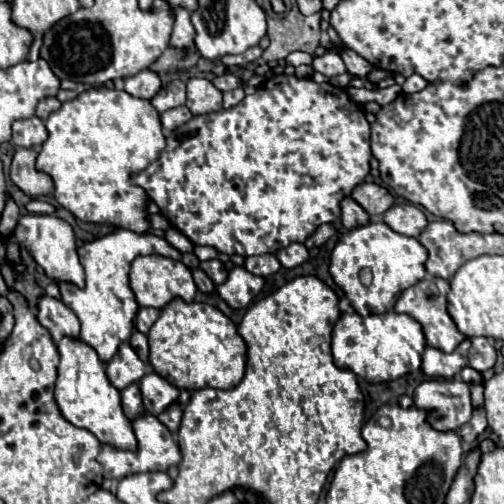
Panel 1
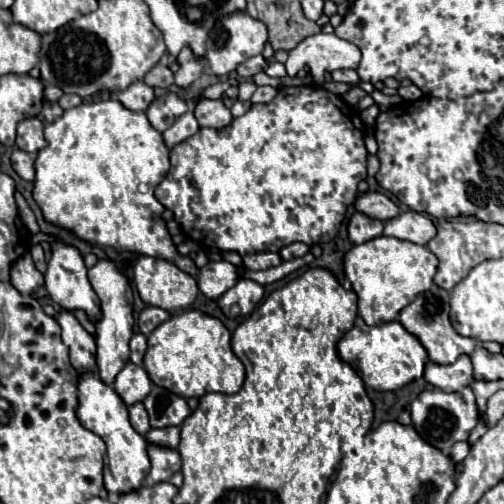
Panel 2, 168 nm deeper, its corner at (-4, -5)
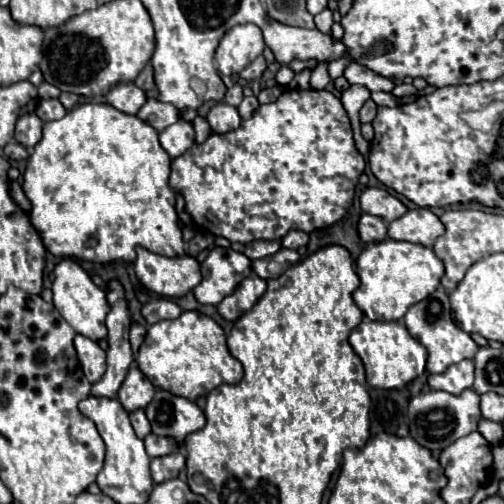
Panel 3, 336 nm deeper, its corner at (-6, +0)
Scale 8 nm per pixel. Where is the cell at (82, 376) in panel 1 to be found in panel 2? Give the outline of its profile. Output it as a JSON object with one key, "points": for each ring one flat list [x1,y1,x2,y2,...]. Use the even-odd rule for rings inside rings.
{"points":[[81,374,81,378,79,378,79,392,77,394,79,394,77,416,79,416,81,424,87,430,95,432,99,438,103,438,103,442,107,444,105,468,103,468,105,490,109,494,119,494,119,496,141,490,143,488,143,480,145,480,145,476,149,472,147,442,129,424,127,406,123,404,123,400,117,396,117,392,111,386,103,384,93,374]]}

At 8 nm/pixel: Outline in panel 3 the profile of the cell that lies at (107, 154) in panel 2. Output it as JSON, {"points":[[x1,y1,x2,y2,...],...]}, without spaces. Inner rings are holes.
{"points":[[83,103,83,105,75,105,71,111,67,111,67,115,63,119,57,121,49,121,43,125,43,139,35,145,33,155,29,157,27,163,27,171,25,171,25,181,23,181,23,191,31,201,31,223,33,227,41,233,43,245,57,257,79,257,79,259,87,259,87,261,115,261,115,259,125,259,125,261,133,261,135,259,135,249,139,245,143,245,145,249,165,255,165,257,183,257,185,255,185,241,181,237,181,229,177,225,177,213,175,213,175,193,169,187,169,165,171,165,171,157,167,155,167,151,161,147,159,143,159,133,155,129,151,129,151,125,147,125,145,121,139,121,137,115,127,115,119,109,115,109,109,103]]}

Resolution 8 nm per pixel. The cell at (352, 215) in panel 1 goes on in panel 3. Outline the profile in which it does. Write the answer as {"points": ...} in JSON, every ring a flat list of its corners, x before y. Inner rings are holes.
{"points":[[363,213,359,219,359,237,363,243,375,243,375,241,383,241,387,237,387,223,381,217,375,215,367,215]]}

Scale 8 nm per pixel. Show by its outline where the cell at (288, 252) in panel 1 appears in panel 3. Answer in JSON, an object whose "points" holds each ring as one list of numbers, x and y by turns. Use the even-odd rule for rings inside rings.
{"points":[[289,231,289,233,281,239,281,245,283,245,285,249,299,249,299,247,307,245,307,241,309,241,309,235,307,235,307,233,303,233,303,231]]}

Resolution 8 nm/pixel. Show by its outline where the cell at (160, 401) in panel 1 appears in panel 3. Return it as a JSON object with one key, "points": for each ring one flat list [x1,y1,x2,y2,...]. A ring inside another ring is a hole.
{"points":[[163,389,155,391,155,397,145,407,145,413,155,435,171,435,179,441,179,445,187,433,193,433,205,425,205,415,195,401,177,397]]}

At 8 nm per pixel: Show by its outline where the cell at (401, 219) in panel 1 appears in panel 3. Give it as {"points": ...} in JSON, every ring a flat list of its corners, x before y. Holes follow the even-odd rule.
{"points":[[413,209,403,217,389,223,389,237,395,241,411,241,425,247,433,247,435,239,445,233,443,223,431,209]]}

